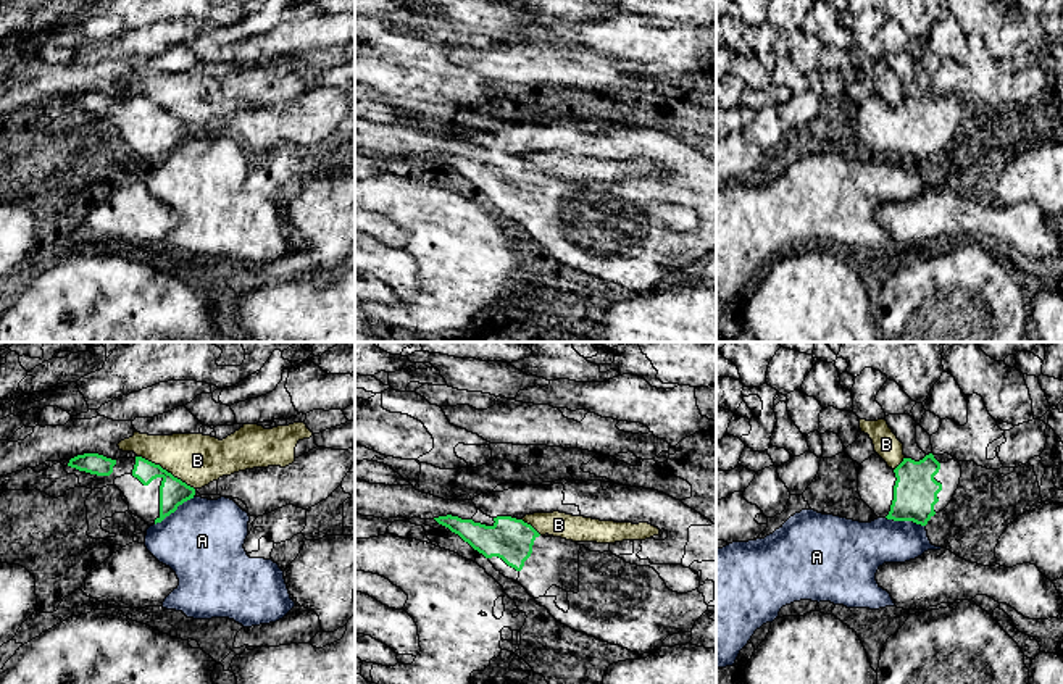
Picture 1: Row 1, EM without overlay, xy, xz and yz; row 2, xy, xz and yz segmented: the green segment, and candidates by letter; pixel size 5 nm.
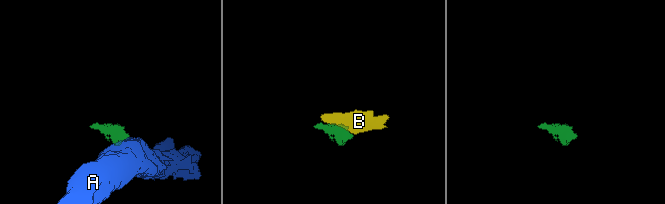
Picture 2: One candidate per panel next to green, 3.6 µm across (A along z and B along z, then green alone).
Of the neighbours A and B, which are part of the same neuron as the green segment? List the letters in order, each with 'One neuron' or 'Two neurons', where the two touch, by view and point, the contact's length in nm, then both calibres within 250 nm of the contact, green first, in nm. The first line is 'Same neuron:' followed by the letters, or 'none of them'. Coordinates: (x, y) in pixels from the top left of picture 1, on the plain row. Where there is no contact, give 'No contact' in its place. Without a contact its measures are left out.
Same neuron: none of them
A: Two neurons. Touches green at xy (175, 149). Shared border 240 nm. Thickness 140 nm (green) against 400 nm
B: Two neurons. Touches green at xy (165, 108). Shared border 340 nm. Thickness 140 nm (green) against 260 nm

